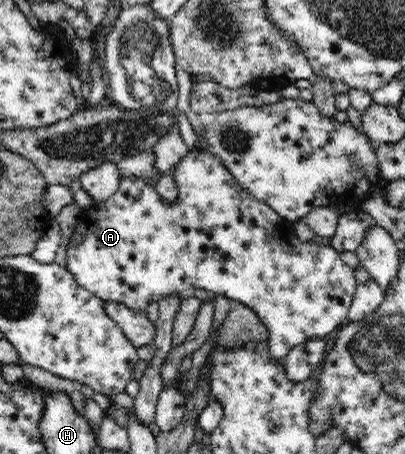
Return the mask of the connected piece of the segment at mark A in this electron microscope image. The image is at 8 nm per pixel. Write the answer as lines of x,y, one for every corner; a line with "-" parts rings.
192,151
184,159
179,161
170,172
174,177
178,196
175,203
165,203
156,192
152,183
146,183
143,179
136,177
122,177
118,188
111,197
108,197
103,203
94,204
90,211
79,215
74,227
70,242
67,245
67,265
66,268
72,273
75,281
87,289
87,292
93,293
104,302
120,302
129,308
135,310
145,310
149,303
158,303
163,297
173,297
180,295
185,298
192,295
195,289
205,289
214,292
215,295
221,294
233,302
243,303
249,308
255,309
263,324
267,326
269,338
267,341
270,359
274,363
281,363
284,357
297,345
309,343
313,339
322,339
328,337
341,324
347,323
348,309
352,305
353,295
357,289
357,282
354,276
354,269
347,266
339,258
339,252
329,243
318,243
313,241
303,241
297,238
294,232
294,223
291,220
281,217
270,205
253,197
251,192
241,187
238,181
228,173
228,169
223,166
223,162
217,160
213,154
202,153
201,151

